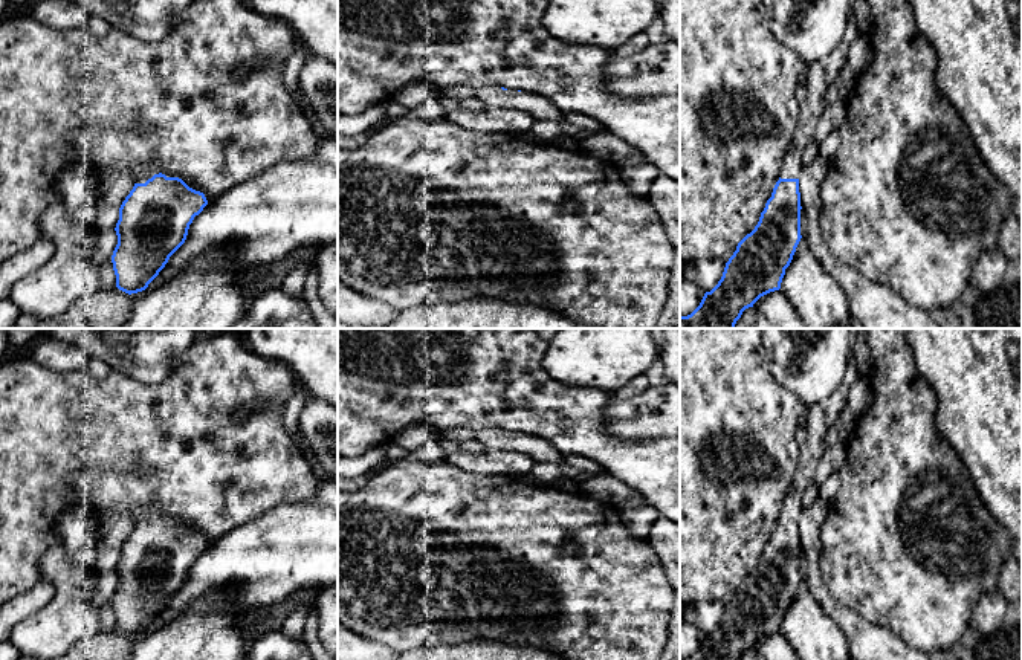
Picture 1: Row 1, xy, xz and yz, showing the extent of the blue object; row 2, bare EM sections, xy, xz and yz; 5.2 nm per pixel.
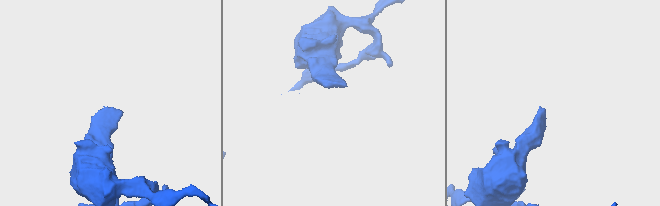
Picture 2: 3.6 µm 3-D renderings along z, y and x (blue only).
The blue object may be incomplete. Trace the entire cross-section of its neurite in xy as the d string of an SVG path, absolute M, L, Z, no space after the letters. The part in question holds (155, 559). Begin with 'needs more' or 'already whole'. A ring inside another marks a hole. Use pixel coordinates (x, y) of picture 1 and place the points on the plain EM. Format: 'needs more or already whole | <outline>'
needs more | M151 506L134 519L134 529L119 550L118 587L112 597L116 629L128 637L142 634L185 585L189 567L208 542L179 519L167 519Z

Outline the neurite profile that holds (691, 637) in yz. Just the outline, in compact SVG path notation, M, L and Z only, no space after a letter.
M681 620L680 622L680 657L690 657L701 645L704 639L704 632L690 623Z

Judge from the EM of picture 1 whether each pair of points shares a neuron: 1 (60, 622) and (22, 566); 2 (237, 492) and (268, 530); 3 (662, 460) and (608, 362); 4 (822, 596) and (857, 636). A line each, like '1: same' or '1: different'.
1: different
2: different
3: different
4: same

